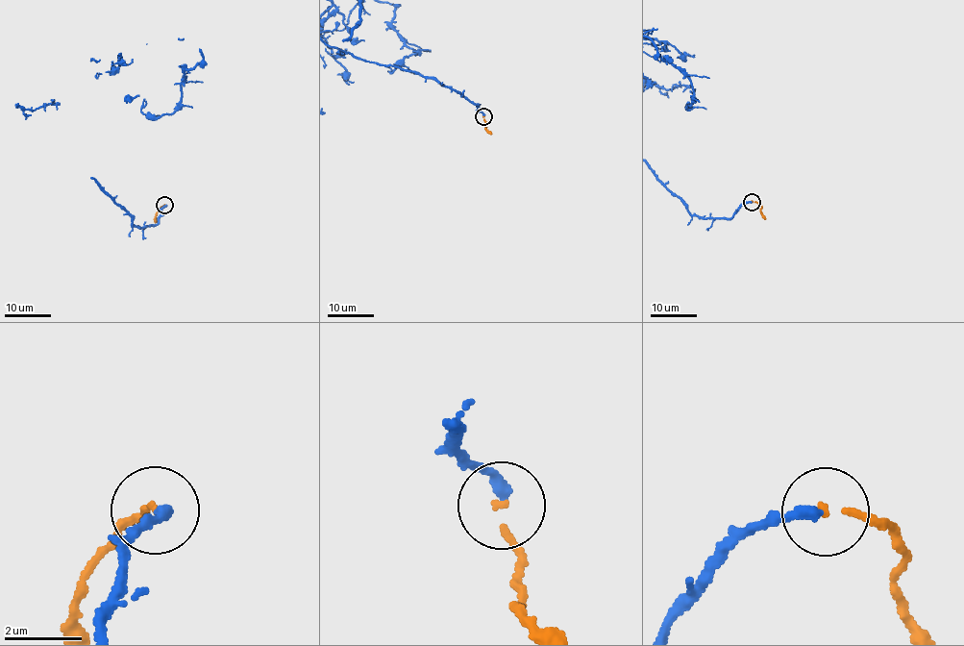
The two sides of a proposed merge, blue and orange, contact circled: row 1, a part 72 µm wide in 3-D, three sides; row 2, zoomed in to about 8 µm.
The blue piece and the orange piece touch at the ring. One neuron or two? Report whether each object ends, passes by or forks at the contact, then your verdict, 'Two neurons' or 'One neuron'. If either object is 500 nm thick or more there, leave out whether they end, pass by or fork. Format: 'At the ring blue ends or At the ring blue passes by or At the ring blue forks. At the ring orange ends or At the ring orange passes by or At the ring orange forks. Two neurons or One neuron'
At the ring blue ends. At the ring orange ends. One neuron

